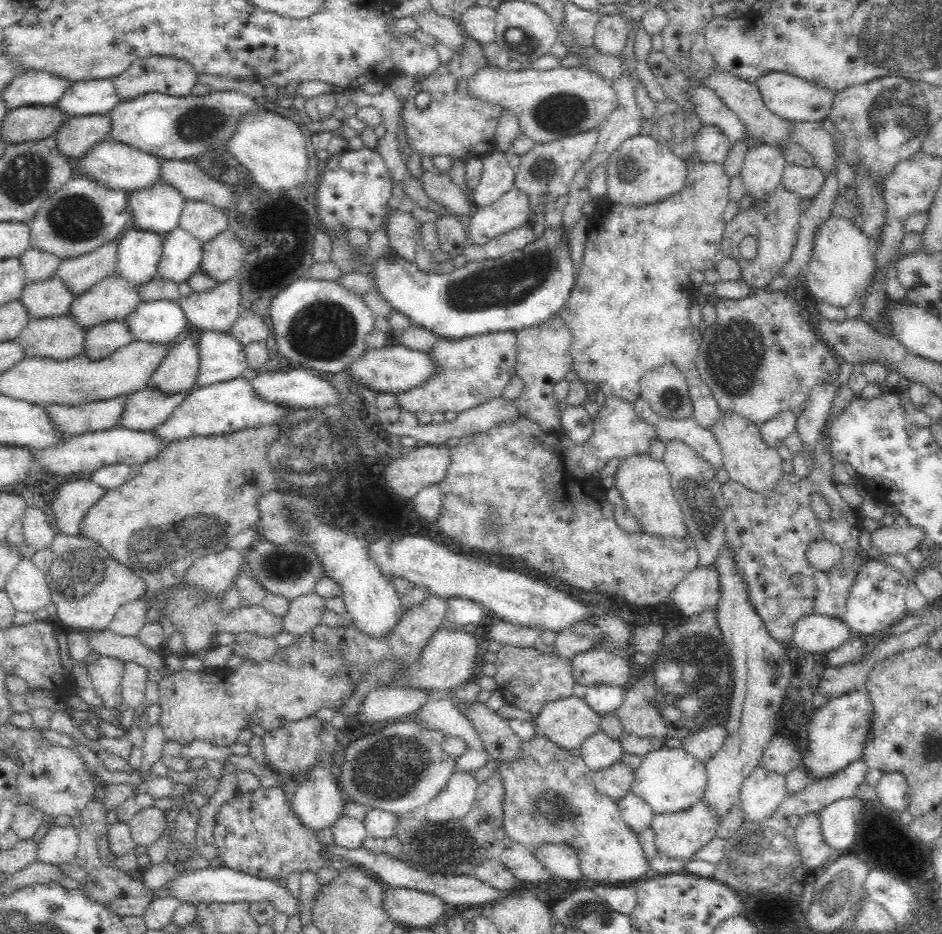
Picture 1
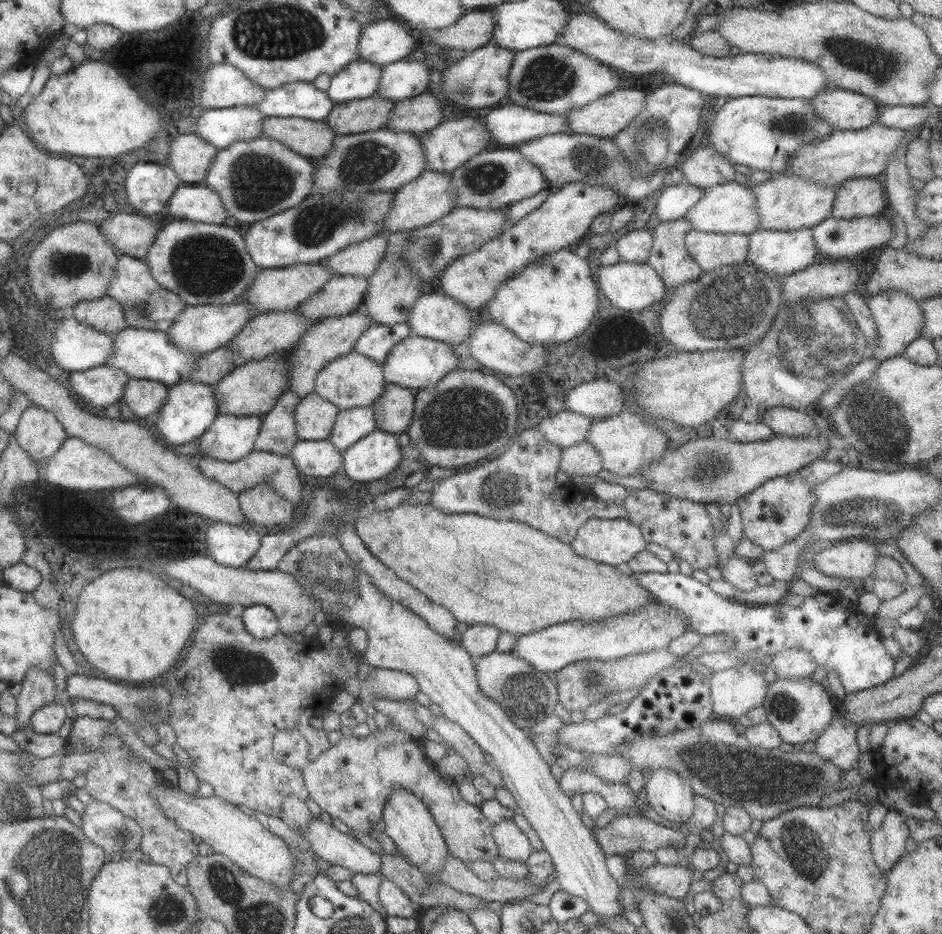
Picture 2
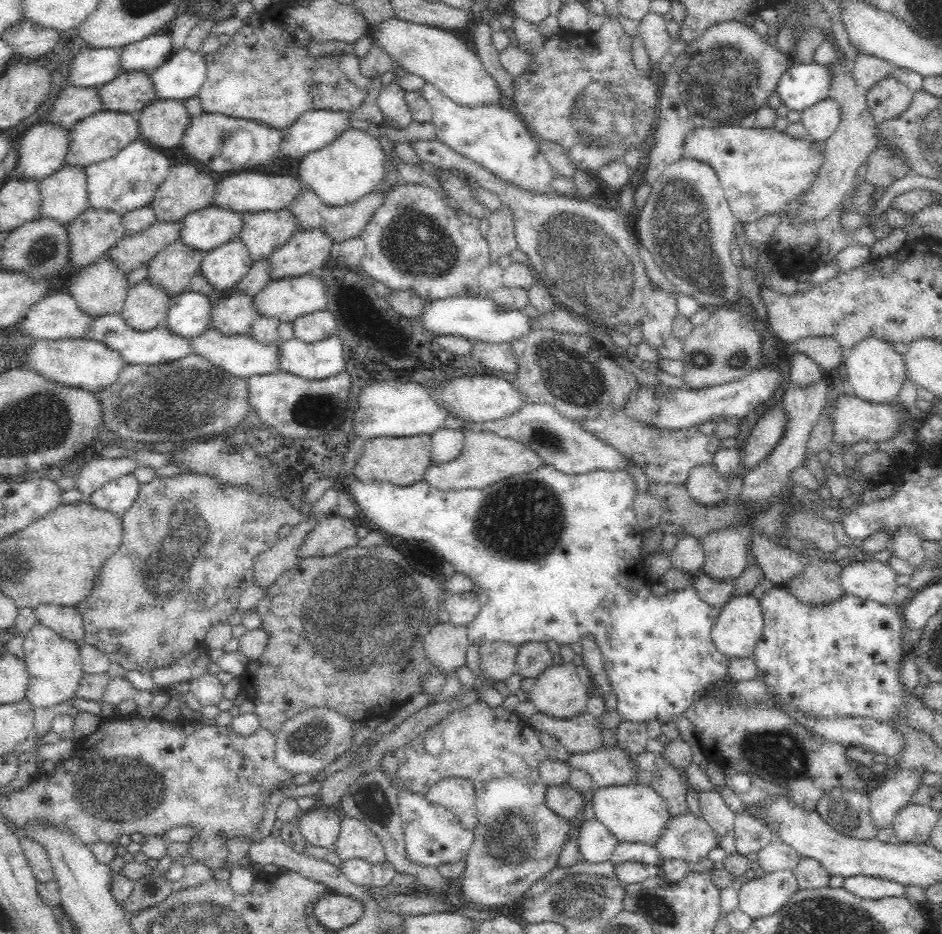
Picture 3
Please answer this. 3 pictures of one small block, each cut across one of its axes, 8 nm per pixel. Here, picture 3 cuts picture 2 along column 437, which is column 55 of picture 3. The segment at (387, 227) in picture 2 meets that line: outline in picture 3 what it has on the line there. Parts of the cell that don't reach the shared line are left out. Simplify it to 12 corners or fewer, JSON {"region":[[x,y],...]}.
{"region":[[86,167],[40,182],[40,216],[68,224],[89,207]]}

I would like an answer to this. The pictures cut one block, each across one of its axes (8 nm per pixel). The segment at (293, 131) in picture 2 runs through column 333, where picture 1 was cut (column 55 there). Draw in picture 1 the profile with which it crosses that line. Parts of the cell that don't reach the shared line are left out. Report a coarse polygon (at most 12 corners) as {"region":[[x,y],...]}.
{"region":[[109,114],[74,117],[54,135],[74,160],[110,140]]}

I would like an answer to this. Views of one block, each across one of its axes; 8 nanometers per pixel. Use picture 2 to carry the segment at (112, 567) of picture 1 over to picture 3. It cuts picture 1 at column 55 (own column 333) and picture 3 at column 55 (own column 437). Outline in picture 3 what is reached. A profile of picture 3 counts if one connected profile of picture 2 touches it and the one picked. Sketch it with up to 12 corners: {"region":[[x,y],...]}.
{"region":[[36,624],[24,640],[25,698],[52,708],[76,698],[78,645]]}

